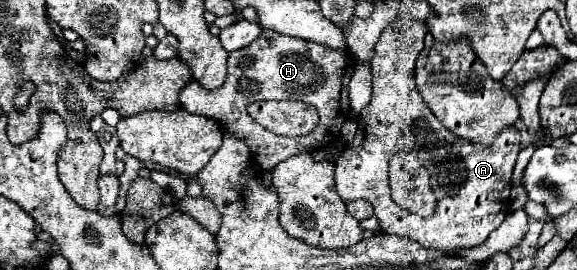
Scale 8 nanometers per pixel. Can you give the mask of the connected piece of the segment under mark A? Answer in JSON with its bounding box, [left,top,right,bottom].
[334,18,520,252]

